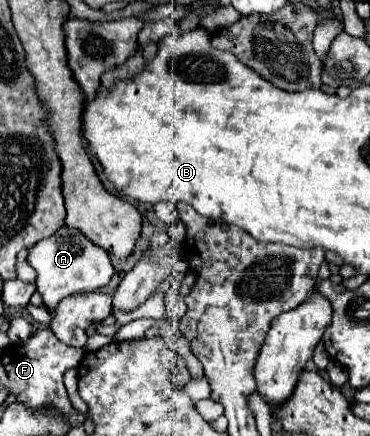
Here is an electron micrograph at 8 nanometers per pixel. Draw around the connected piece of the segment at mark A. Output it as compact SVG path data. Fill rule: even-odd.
M61 226L51 238L39 240L35 246L29 248L27 262L37 272L37 292L41 294L45 306L53 312L59 300L75 294L75 292L93 292L105 286L113 276L111 260L107 258L105 250L95 246L89 238L85 238L79 230L69 226Z

